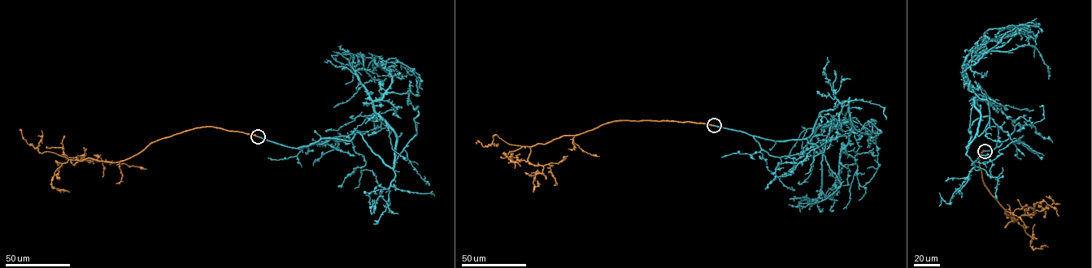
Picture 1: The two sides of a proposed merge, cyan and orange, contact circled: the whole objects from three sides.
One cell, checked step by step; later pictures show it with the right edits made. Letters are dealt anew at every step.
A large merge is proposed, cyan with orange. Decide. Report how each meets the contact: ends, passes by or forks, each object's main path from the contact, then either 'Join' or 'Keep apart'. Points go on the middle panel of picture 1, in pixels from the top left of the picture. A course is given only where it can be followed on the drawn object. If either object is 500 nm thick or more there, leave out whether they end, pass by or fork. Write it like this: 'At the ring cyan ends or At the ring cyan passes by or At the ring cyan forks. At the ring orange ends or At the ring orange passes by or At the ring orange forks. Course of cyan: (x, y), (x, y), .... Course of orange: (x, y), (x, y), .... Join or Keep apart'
At the ring cyan ends. At the ring orange ends. Course of cyan: (713, 125), (805, 139), (820, 112), (846, 101), (852, 124), (815, 133), (840, 185), (818, 202), (788, 205). Course of orange: (713, 125), (621, 120), (531, 146), (508, 144), (495, 134), (488, 146), (477, 140), (476, 144). Join

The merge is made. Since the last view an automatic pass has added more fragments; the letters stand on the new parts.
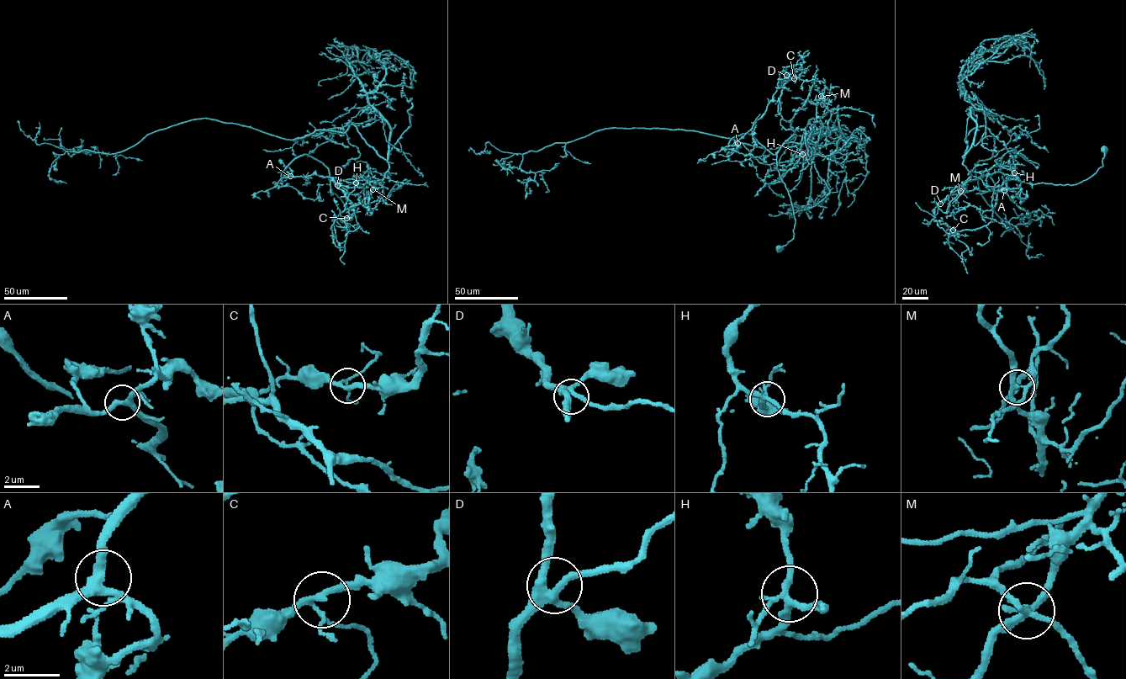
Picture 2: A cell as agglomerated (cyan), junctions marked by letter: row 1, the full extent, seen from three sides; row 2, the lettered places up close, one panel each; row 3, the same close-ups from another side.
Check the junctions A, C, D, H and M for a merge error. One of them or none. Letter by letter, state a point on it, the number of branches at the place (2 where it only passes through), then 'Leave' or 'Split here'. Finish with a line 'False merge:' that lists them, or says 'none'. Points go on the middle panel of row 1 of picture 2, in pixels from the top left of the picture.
A: Place: (737, 143). Branches: 4. Leave
C: Place: (794, 78). Branches: 4. Leave
D: Place: (786, 75). Branches: 4. Leave
H: Place: (802, 154). Branches: 4. Leave
M: Place: (821, 96). Branches: 4. Split here
False merge: M

